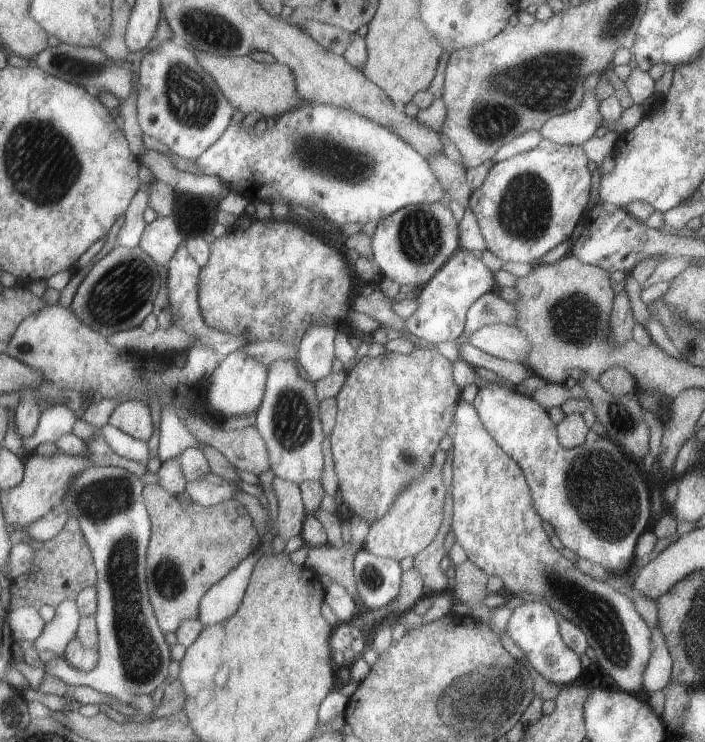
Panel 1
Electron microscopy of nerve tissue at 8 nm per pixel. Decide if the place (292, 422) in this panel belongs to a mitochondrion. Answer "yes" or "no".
yes

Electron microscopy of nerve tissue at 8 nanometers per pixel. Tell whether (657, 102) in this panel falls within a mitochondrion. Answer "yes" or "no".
no

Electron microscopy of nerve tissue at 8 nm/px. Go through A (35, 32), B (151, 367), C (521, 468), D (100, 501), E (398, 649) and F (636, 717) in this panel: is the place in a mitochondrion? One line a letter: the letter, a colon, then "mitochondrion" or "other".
A: other
B: other
C: other
D: mitochondrion
E: other
F: other

